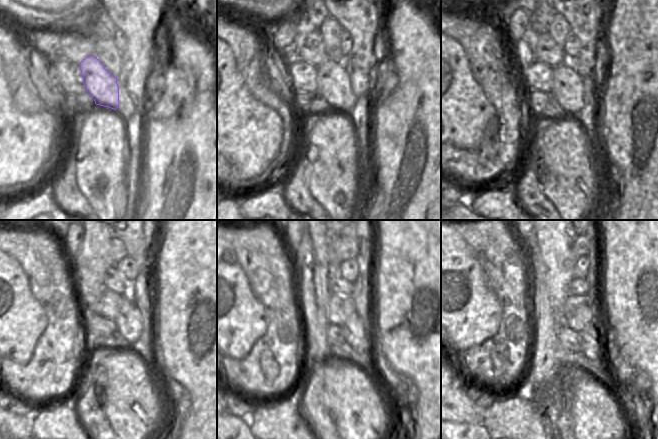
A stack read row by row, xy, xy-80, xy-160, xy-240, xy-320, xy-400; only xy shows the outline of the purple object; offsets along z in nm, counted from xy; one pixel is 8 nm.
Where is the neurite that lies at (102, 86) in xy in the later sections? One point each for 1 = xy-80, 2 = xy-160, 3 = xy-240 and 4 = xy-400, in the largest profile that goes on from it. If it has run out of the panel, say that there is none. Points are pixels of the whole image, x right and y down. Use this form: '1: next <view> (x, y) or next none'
1: next xy-80 (333, 82)
2: next xy-160 (567, 88)
3: next xy-240 (129, 322)
4: next xy-400 (589, 339)

